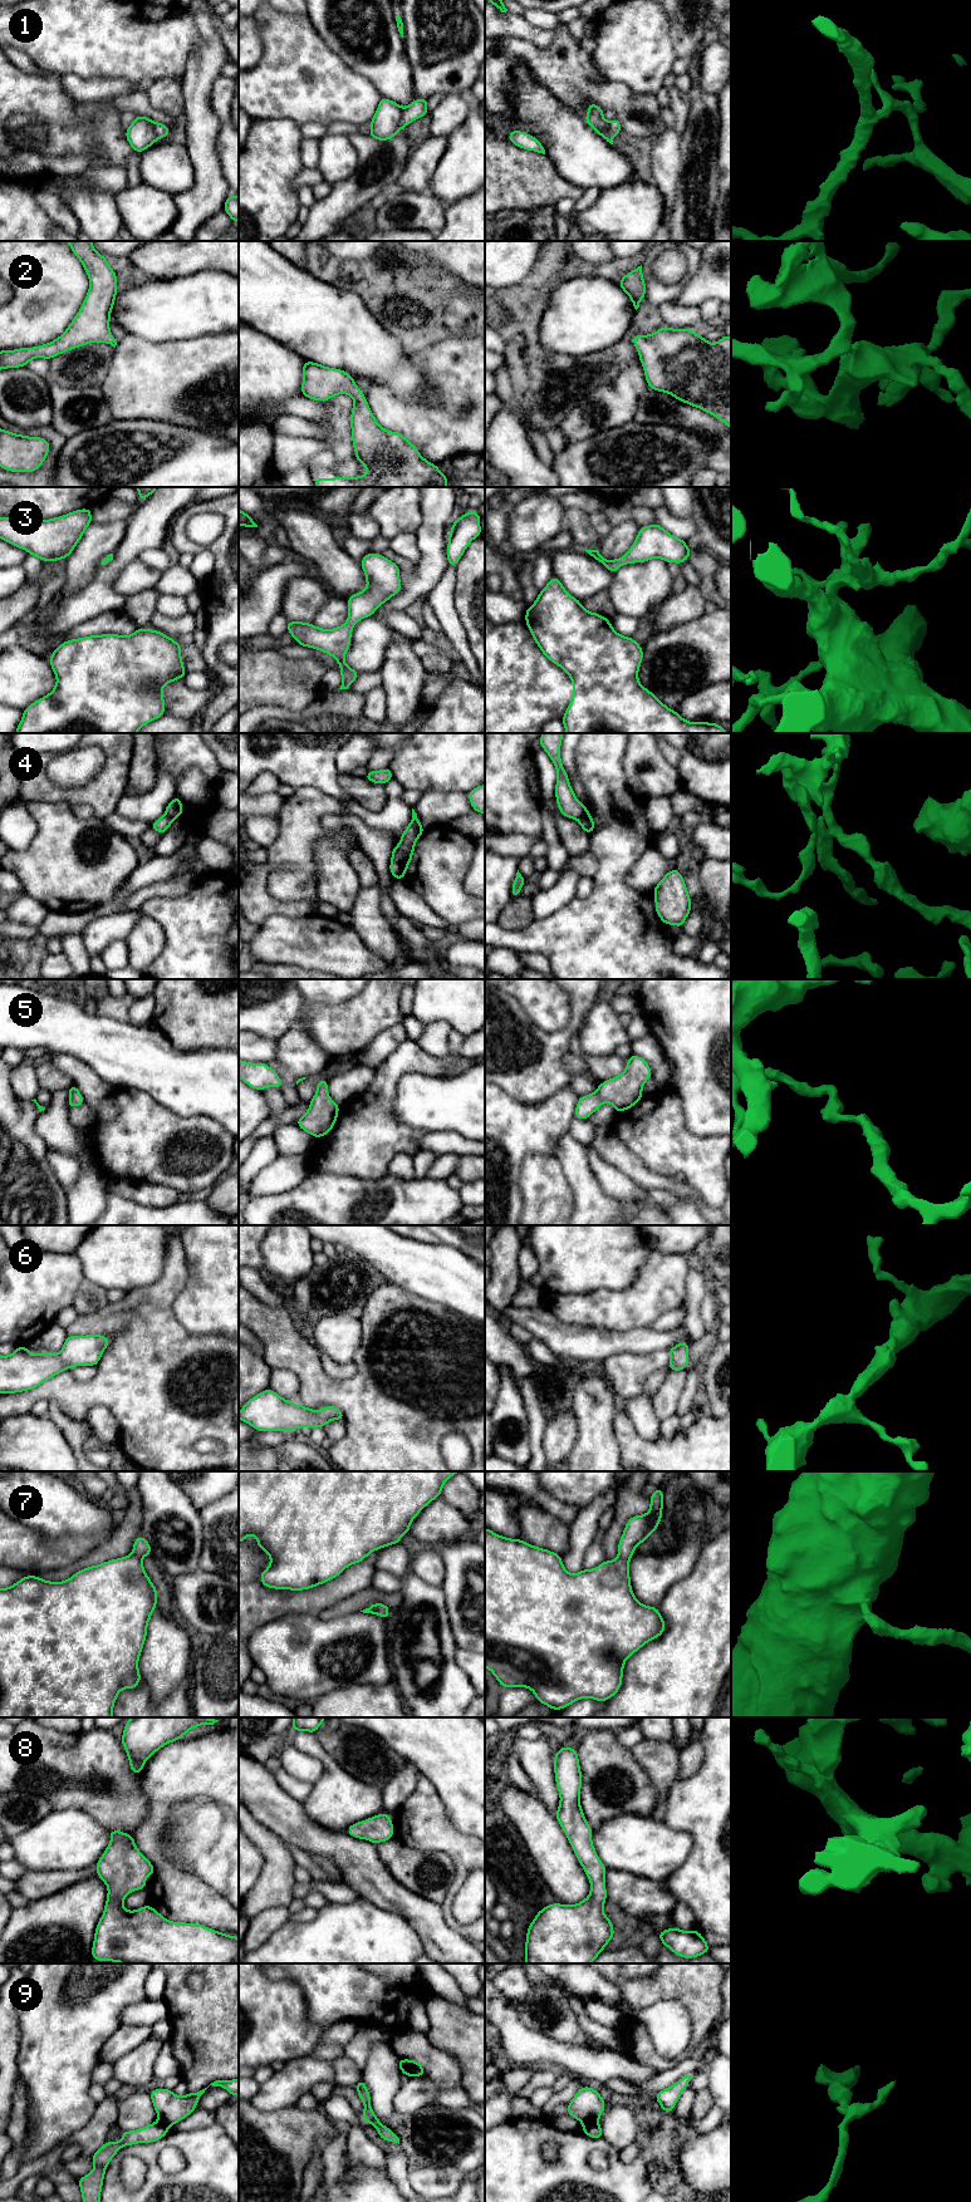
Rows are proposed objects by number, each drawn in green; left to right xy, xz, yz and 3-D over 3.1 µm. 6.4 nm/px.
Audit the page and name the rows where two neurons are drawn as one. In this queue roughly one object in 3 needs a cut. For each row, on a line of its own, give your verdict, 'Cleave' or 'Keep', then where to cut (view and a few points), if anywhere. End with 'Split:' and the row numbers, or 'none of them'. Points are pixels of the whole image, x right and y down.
1: Cleave. Split along xz (403, 108), (398, 129)
2: Keep. No split
3: Keep. No split
4: Cleave. Split along xz (411, 822), (423, 831)
5: Keep. No split
6: Keep. No split
7: Keep. No split
8: Keep. No split
9: Cleave. Split along xz (405, 2060), (410, 2075)
Split: 1, 4, 9

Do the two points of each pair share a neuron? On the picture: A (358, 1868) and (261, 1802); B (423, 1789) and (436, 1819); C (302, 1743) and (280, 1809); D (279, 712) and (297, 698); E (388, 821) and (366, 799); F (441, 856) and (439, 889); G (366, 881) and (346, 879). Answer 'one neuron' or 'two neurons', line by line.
A: one neuron
B: one neuron
C: two neurons
D: two neurons
E: two neurons
F: one neuron
G: two neurons

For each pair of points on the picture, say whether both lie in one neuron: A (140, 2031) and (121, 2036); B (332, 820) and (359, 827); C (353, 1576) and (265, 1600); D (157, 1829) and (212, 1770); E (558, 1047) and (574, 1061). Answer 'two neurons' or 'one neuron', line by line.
A: one neuron
B: one neuron
C: one neuron
D: one neuron
E: two neurons

